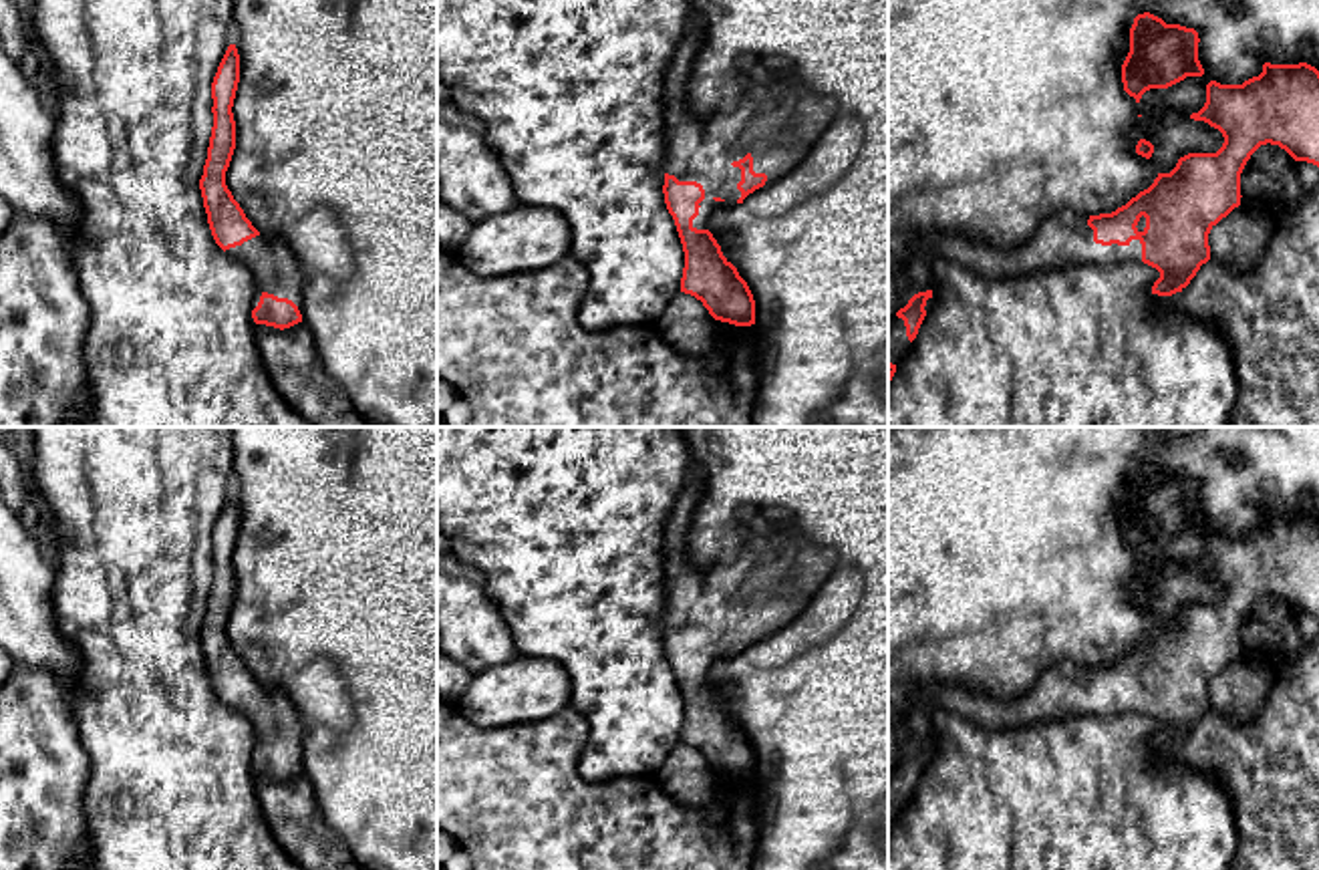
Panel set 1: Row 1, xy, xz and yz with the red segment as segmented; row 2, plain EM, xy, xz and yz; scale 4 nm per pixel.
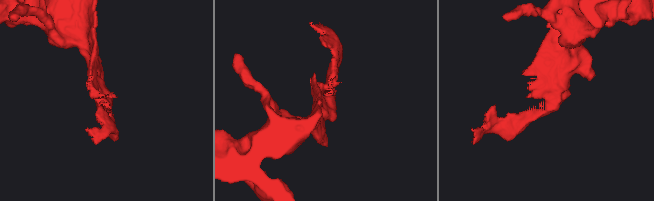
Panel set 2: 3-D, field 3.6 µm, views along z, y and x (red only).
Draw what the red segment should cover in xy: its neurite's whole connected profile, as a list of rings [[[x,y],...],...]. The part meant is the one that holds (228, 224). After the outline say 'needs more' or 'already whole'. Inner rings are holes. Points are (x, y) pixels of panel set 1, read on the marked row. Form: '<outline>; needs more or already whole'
[[[230,44],[211,83],[213,127],[207,147],[207,159],[203,165],[203,175],[199,179],[199,189],[207,213],[207,224],[215,244],[228,256],[242,262],[254,274],[256,280],[256,298],[252,304],[254,322],[284,330],[302,322],[306,268],[290,242],[262,236],[252,226],[252,222],[246,218],[244,209],[240,207],[240,203],[234,199],[232,191],[226,185],[226,171],[230,167],[236,149],[236,121],[232,107],[238,83],[240,83],[240,54],[236,44]]]; needs more

